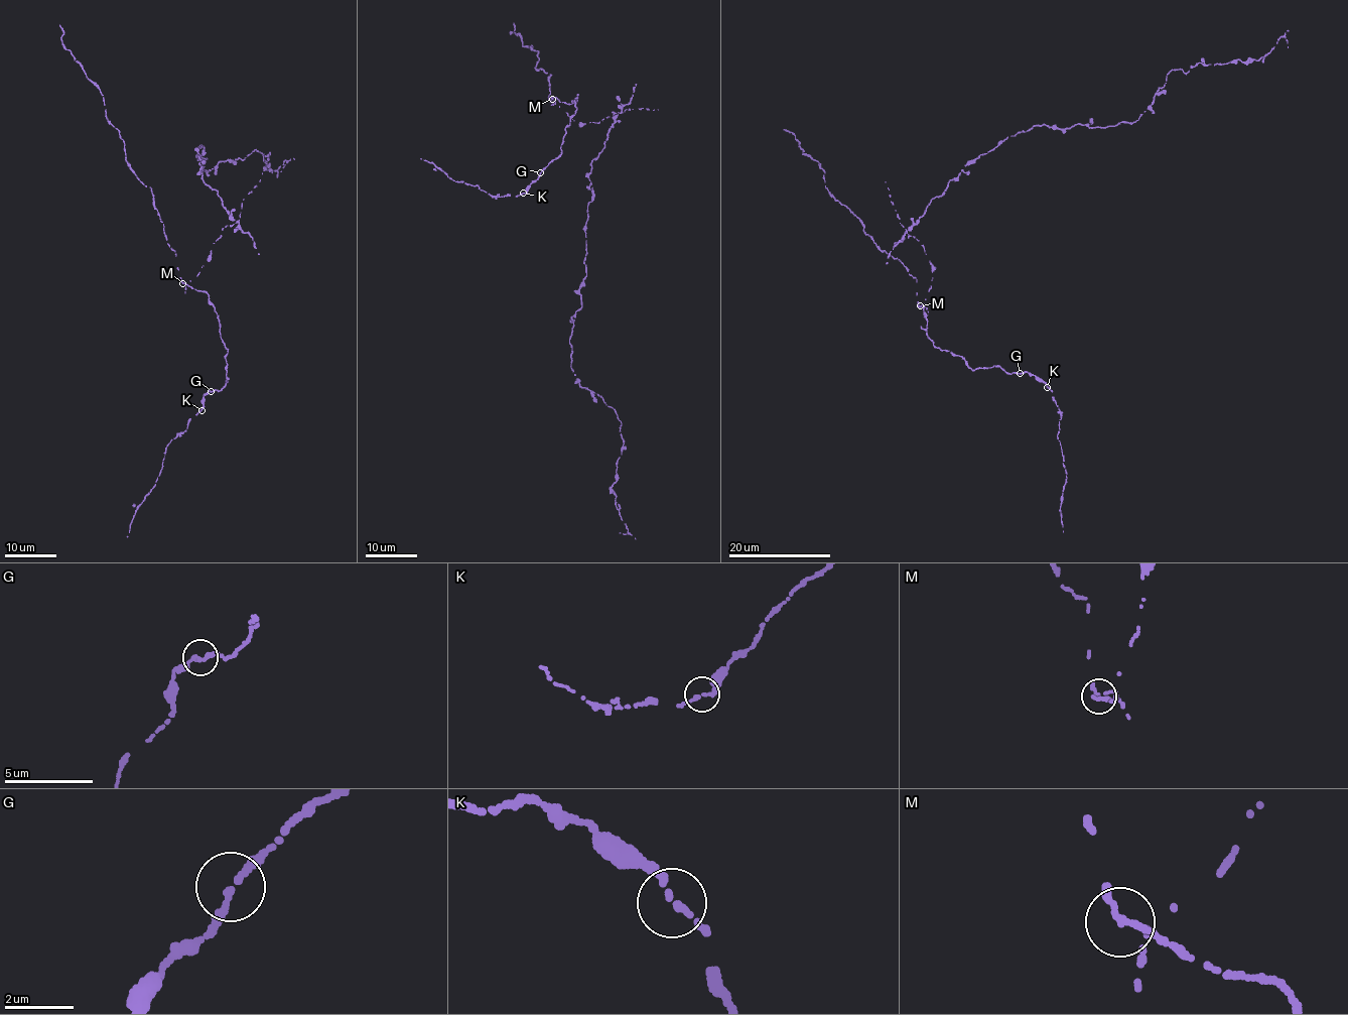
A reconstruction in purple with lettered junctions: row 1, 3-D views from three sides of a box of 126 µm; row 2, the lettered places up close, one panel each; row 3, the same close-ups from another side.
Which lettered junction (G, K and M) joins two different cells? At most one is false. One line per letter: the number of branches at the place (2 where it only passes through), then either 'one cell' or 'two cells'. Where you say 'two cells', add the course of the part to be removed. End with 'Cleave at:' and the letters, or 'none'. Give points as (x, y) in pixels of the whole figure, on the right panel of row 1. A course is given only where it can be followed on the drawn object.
G: branches 2; one cell
K: branches 2; one cell
M: branches 2; two cells; course (920, 305), (932, 265), (906, 230), (965, 165), (1034, 126), (1134, 122), (1170, 71), (1260, 59), (1288, 30)
Cleave at: M

